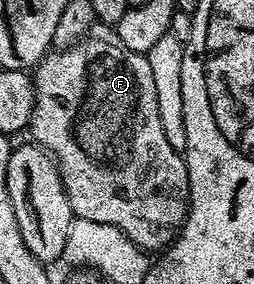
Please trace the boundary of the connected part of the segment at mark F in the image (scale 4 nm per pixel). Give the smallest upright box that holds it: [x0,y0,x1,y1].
[30,21,188,252]

